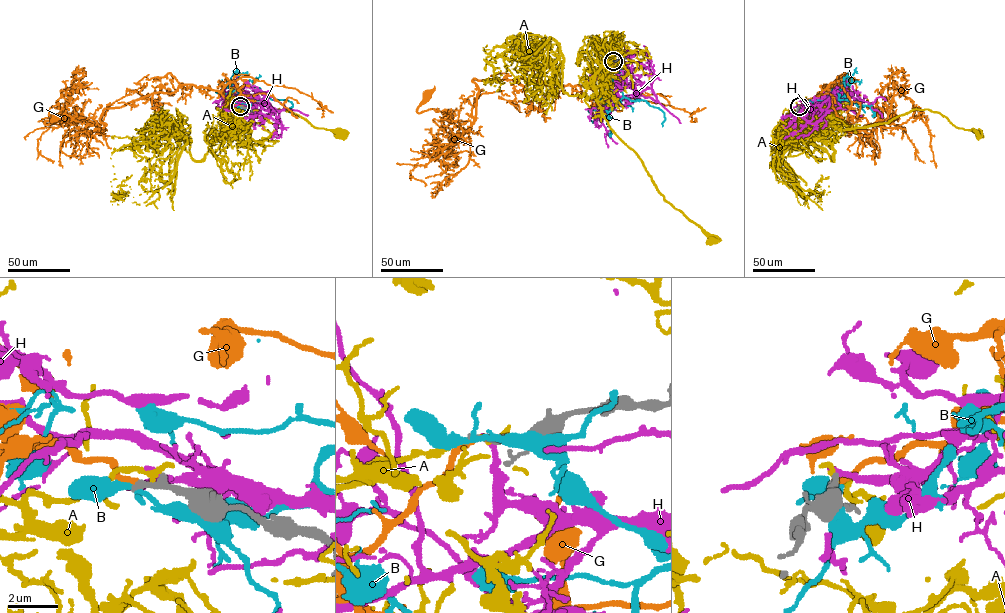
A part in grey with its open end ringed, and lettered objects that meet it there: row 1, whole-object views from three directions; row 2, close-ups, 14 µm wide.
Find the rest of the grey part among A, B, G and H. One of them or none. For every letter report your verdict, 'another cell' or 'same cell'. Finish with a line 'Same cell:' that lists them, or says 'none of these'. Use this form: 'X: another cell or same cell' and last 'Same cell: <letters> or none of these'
A: another cell
B: another cell
G: same cell
H: another cell
Same cell: G

